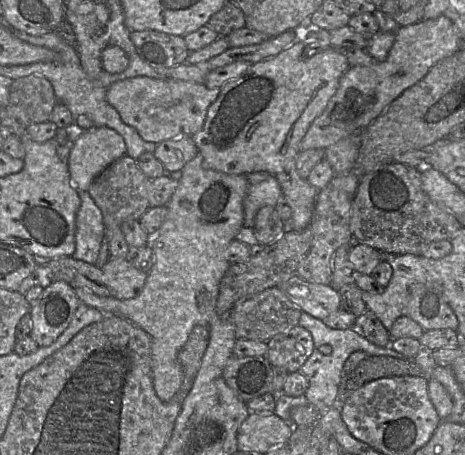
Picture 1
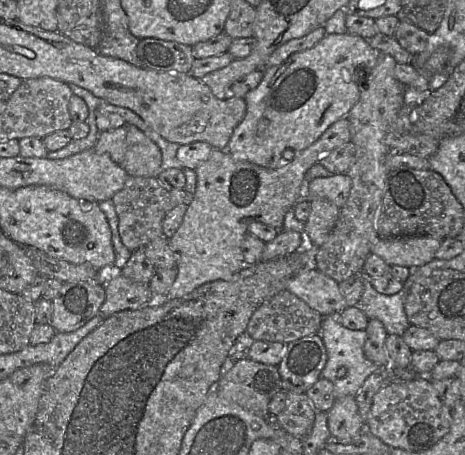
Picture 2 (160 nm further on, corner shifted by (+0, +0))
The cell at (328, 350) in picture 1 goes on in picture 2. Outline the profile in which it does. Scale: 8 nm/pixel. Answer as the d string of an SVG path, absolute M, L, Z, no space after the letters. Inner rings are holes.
M335 316L323 317L318 331L327 352L327 362L322 370L321 378L333 383L337 397L355 396L365 380L380 370L364 353L363 347L367 338L365 330L351 330L342 326Z

